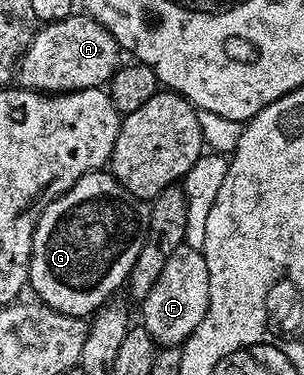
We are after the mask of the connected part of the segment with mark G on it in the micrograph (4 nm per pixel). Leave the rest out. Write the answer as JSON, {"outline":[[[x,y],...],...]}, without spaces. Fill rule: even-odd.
{"outline":[[[106,170],[89,172],[80,177],[70,189],[58,196],[40,214],[30,251],[29,287],[41,303],[69,316],[89,317],[111,299],[121,284],[127,283],[136,254],[144,246],[150,221],[147,201],[134,196],[117,178]]]}

